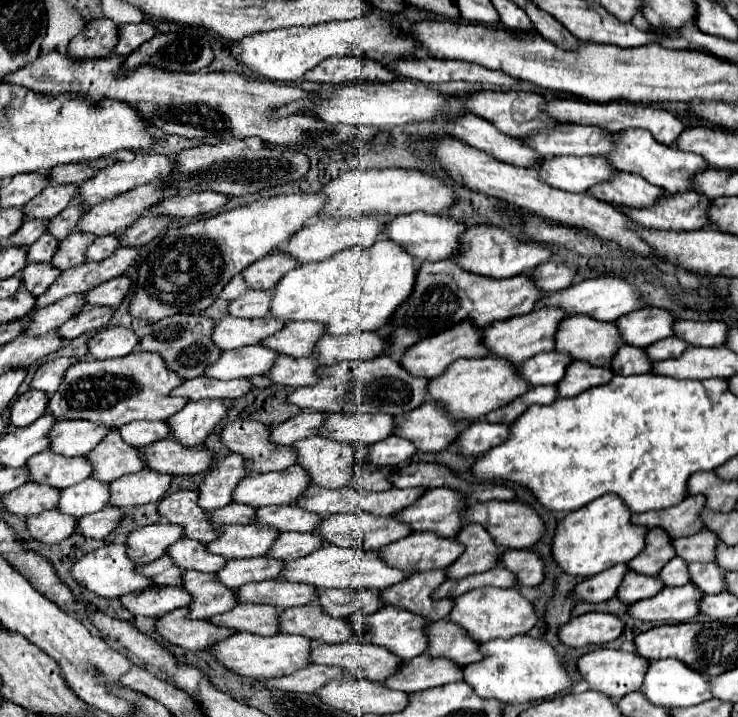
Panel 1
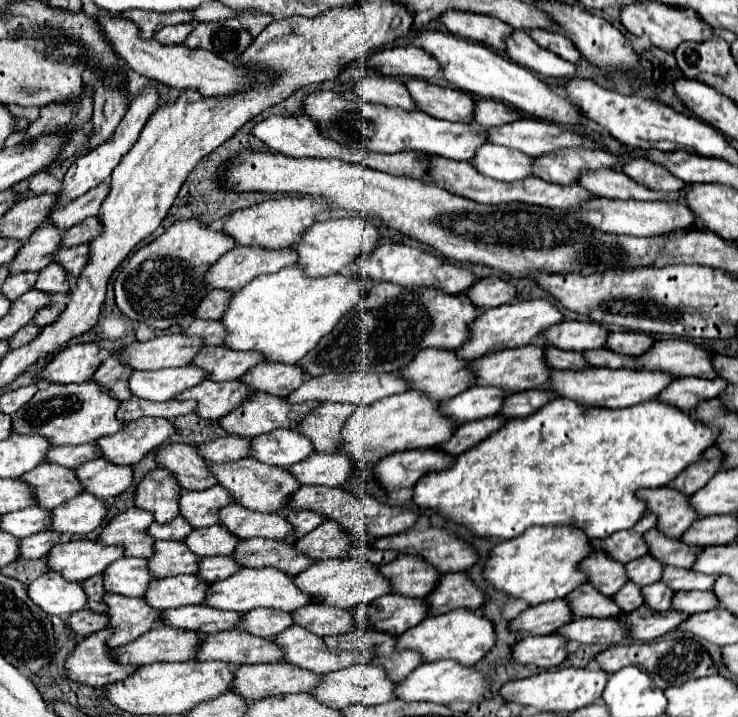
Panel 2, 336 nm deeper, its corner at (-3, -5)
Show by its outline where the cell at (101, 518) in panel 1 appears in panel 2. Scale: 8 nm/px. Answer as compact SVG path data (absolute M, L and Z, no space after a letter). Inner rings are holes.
M41 531L29 537L23 537L19 543L19 557L21 559L39 559L51 551L51 545L59 541L59 535L53 531Z

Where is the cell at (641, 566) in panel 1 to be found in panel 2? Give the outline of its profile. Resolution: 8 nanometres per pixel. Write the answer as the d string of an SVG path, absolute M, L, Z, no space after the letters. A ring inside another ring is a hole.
M603 551L591 553L581 561L579 569L587 575L587 583L591 583L599 593L607 597L615 595L615 591L619 591L627 583L627 577L623 575L623 563L607 559Z

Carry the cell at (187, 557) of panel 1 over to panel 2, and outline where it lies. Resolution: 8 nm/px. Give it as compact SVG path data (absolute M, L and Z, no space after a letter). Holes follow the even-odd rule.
M121 557L103 571L103 585L107 593L141 597L147 591L147 583L153 581L147 575L147 559Z

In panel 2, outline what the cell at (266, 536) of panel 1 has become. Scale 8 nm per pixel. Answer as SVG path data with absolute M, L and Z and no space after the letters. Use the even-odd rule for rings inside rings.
M155 541L153 555L147 559L147 569L155 579L165 579L181 573L195 573L195 555L183 547L183 541Z

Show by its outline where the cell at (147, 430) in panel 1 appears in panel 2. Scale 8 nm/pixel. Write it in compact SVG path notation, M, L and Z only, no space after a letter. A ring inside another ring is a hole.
M63 445L63 447L51 447L47 451L47 463L63 465L67 469L75 469L79 463L85 463L87 459L95 457L95 447L91 445Z

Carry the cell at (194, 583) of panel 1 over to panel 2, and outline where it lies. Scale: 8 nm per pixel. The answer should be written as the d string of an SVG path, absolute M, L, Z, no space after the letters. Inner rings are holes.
M105 595L103 603L107 605L107 619L109 629L113 631L107 639L109 647L119 647L123 643L129 643L131 639L137 639L145 631L153 629L159 623L159 613L147 603L143 603L141 597L127 599L123 595Z

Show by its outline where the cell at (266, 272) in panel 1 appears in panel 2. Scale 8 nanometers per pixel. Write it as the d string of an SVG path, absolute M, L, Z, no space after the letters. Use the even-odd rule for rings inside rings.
M209 291L197 305L193 317L219 319L219 315L223 315L223 307L227 307L227 299L231 299L229 291Z

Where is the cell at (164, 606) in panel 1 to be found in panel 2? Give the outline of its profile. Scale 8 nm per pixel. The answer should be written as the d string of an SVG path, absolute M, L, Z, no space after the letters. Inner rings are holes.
M81 609L81 611L75 611L73 615L69 615L65 619L65 625L69 631L81 635L81 637L87 637L95 631L101 631L107 627L107 619L103 619L103 615L97 615L97 613L91 613L87 609Z

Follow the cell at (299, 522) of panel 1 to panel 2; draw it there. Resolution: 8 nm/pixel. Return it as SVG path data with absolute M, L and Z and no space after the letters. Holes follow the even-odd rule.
M205 527L199 531L191 531L183 543L195 553L197 557L213 557L213 555L231 555L235 543L239 539L231 539L231 535L223 535L219 527Z

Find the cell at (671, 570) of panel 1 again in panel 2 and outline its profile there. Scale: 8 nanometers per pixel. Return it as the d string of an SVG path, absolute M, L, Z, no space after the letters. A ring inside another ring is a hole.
M625 583L613 597L611 597L621 611L635 611L639 605L643 605L643 597L639 595L639 587L635 587L635 583Z

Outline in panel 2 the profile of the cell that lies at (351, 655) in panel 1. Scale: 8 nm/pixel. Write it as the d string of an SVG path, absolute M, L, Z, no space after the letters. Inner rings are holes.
M283 663L243 665L235 669L229 691L245 701L257 701L271 695L309 693L309 689L315 687L315 679L319 679L319 675L299 671L299 667L285 667Z

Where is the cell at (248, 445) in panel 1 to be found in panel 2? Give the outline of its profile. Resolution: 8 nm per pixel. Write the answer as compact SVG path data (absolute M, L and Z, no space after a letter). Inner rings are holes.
M163 445L155 453L155 461L161 469L167 469L185 491L199 491L215 485L215 479L207 475L207 461L201 459L197 449L191 445Z

